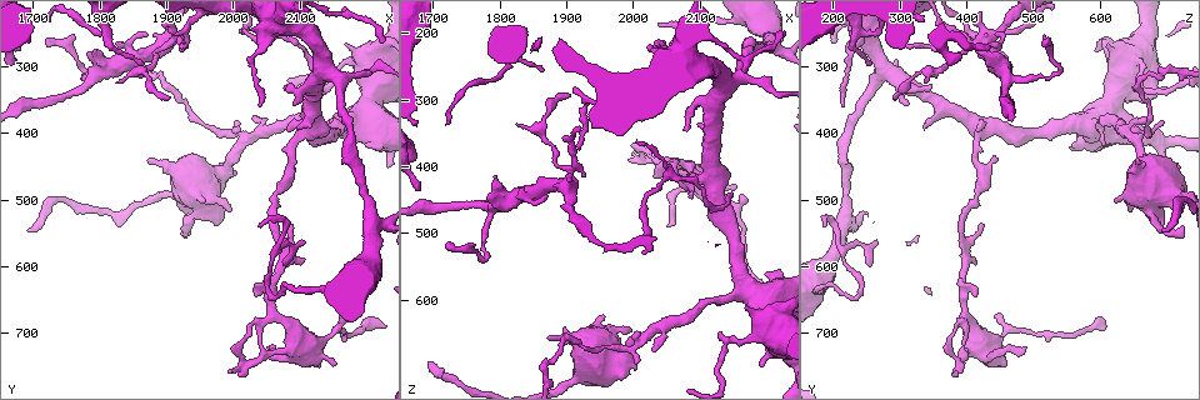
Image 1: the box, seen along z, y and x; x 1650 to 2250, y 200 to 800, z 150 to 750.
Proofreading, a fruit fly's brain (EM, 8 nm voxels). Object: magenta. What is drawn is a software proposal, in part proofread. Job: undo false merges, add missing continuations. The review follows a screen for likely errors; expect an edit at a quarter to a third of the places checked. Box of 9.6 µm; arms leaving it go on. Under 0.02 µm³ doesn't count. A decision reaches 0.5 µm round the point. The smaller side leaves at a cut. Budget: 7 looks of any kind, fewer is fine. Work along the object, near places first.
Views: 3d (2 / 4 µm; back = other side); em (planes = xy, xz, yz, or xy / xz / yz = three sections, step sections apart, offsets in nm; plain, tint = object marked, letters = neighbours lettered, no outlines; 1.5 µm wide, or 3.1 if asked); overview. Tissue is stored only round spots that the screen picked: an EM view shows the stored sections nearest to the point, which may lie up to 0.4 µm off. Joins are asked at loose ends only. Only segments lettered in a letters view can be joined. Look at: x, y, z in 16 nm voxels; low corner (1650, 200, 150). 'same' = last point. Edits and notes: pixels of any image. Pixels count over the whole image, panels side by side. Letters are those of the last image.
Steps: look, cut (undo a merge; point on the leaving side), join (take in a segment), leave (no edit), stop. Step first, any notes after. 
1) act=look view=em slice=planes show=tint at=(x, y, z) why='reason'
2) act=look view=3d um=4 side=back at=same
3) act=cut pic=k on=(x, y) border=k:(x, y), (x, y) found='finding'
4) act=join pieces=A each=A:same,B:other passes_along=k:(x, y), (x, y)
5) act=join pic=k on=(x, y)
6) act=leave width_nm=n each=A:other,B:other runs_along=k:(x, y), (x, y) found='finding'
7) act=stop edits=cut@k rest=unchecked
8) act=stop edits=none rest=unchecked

act=look view=em slice=planes show=letters at=(2035, 645, 415) why='free end'

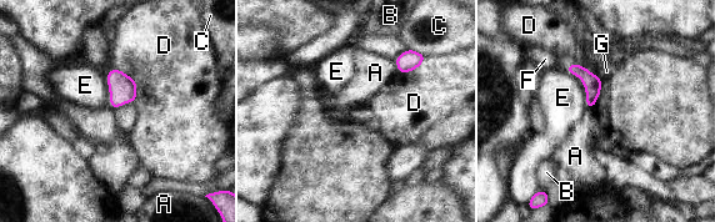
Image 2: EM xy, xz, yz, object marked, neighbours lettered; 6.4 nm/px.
act=leave each=A:other,B:other,C:other,D:other,E:other,F:other,G:other border=2:(394, 61), (400, 72) found='no lettered segment goes on from it'

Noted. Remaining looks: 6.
act=look view=em slice=planes show=letters at=(2080, 395, 415) why='thick end'

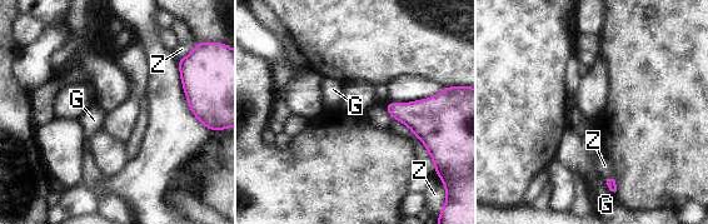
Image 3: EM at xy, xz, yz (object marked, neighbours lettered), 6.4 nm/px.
act=leave each=G:other,Z:other found='no lettered segment goes on from it'

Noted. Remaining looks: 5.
act=look view=em slice=planes show=tint at=(2200, 420, 560) why='stops while still wide'

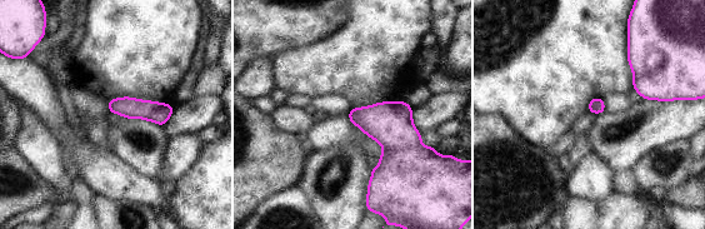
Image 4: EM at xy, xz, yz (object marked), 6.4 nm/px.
act=look view=em slice=planes show=letters at=same

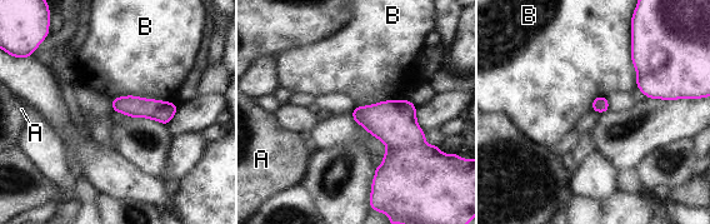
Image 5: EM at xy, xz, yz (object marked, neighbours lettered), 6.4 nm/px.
act=leave each=A:other,B:other border=5:(630, 30), (636, 86) found='no lettered segment goes on from it'

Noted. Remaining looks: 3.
act=stop edits=none rest=unchecked

